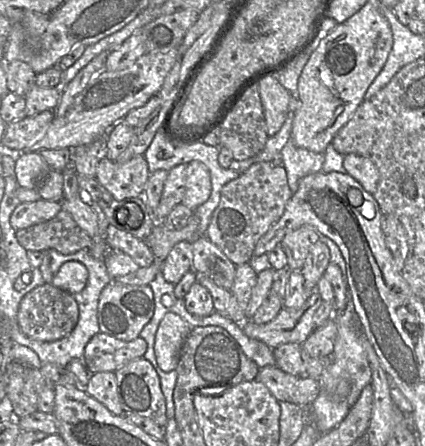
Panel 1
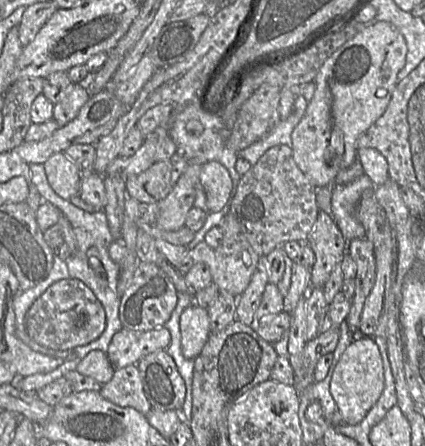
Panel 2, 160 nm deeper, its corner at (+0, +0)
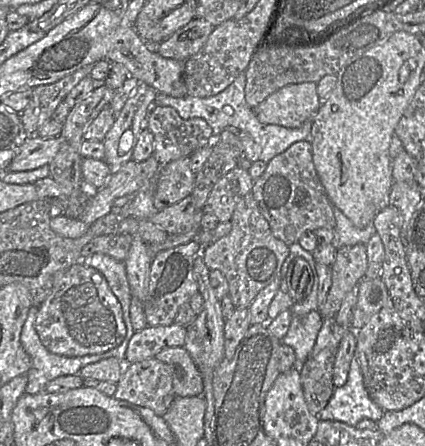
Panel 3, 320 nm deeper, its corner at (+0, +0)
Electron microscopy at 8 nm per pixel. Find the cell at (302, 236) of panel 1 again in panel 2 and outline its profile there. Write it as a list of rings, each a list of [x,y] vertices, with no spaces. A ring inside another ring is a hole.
[[[319,211],[304,244],[308,244],[315,254],[315,262],[311,267],[311,285],[322,289],[332,271],[343,261],[348,241],[332,217]]]

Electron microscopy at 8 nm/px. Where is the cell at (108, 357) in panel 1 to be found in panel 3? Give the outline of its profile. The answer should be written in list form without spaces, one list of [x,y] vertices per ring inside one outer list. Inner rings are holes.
[[[179,324],[147,326],[128,342],[124,362],[131,364],[154,357],[166,348],[184,347],[187,327]]]

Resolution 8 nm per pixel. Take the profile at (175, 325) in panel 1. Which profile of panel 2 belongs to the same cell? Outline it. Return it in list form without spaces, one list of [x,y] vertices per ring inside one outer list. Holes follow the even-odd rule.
[[[193,304],[181,313],[179,327],[183,355],[196,358],[212,333],[207,310]]]

